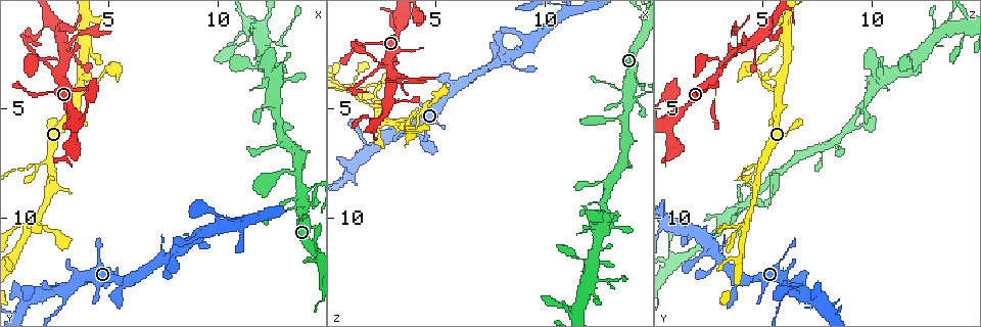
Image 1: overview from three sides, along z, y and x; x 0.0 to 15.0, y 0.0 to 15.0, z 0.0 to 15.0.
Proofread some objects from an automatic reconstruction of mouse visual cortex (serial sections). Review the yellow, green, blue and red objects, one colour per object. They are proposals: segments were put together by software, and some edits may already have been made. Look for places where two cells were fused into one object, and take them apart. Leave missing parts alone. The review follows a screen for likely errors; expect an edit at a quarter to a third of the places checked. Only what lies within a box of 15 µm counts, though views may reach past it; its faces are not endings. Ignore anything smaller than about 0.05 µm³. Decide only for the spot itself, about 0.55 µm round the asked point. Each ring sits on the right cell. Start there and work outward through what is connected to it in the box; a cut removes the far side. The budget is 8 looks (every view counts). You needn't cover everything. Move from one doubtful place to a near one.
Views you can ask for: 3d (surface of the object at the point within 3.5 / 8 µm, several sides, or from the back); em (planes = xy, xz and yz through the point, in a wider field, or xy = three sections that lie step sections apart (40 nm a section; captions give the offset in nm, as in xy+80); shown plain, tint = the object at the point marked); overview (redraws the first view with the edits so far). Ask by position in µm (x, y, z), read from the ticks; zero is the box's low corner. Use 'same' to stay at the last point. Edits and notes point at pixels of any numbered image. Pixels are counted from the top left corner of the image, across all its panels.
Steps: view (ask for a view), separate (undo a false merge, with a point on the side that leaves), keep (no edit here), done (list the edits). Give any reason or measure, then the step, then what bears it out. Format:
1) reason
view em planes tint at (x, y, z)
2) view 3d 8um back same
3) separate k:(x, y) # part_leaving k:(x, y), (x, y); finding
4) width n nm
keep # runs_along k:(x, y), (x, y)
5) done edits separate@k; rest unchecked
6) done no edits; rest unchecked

three arms meet
view 3d 3.5um at (2.3, 7.2, 5.0)

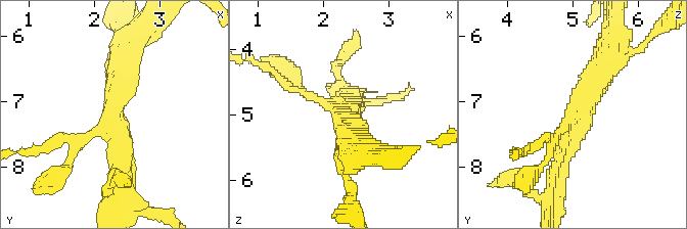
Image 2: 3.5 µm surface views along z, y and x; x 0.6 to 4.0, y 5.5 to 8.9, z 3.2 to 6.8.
view em xy step 3 tint at (2.35, 7.20, 5.05)

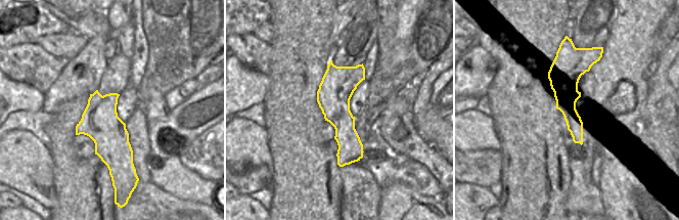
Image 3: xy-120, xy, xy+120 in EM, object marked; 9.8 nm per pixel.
another direction
view em xy step 2 tint same

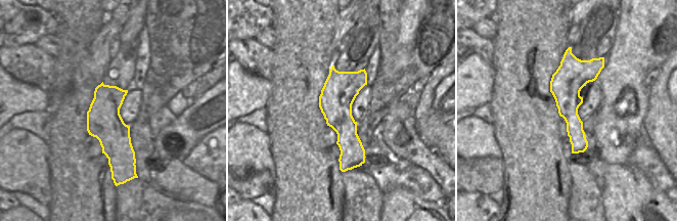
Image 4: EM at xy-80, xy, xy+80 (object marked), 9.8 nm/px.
arm_widths 150, 250, 350 nm
keep # runs_along 2:(612, 56), (579, 100), (557, 178); one cell here

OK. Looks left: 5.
narrows sharply
view 3d 3.5um at (1.3, 10.4, 4.2)

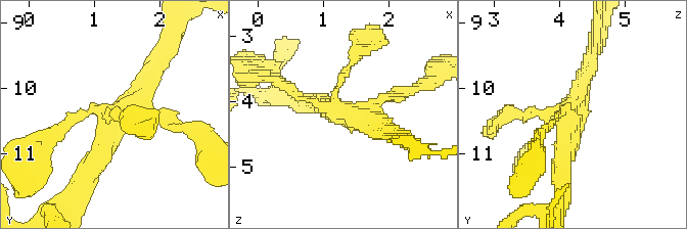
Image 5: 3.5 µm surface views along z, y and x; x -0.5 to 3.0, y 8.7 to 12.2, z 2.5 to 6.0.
view em xy step 3 tint at (1.35, 10.45, 4.15)

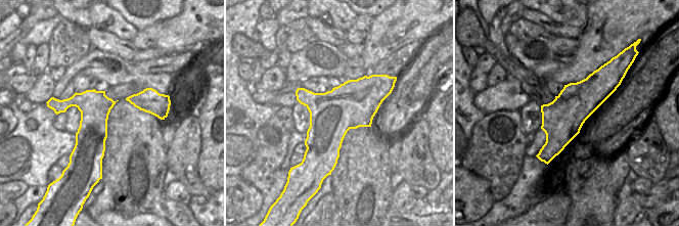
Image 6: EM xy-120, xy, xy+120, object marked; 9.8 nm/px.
keep # runs_along 6:(600, 72), (561, 120), (546, 160); all the same cell

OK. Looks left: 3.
sharp bend
view 3d 3.5um at (2.8, 3.2, 3.0)

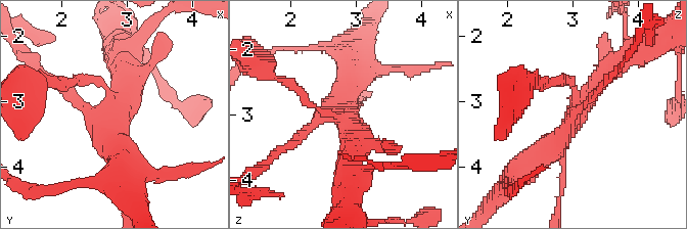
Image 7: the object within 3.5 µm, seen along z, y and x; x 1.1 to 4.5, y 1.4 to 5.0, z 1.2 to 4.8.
arms 4; arm_widths 150, 150, 350, 450 nm; shape alone is not enough
view em xy step 3 tint at (2.80, 3.10, 3.10)

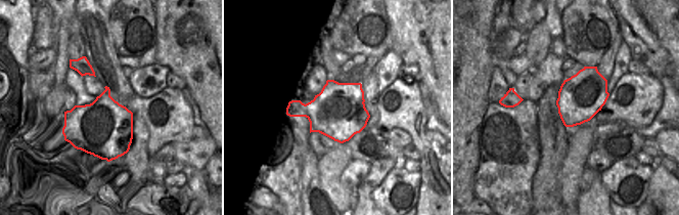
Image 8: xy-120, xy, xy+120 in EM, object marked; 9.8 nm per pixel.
keep # runs_along 7:(537, 157), (621, 60); all the same cell

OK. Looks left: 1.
done no edits; rest unchecked

